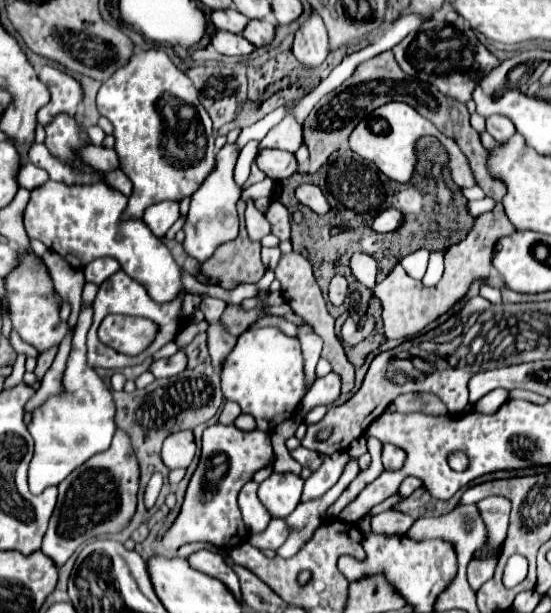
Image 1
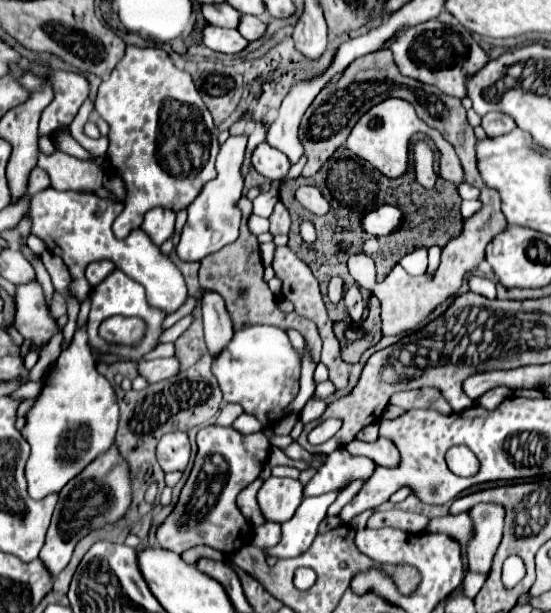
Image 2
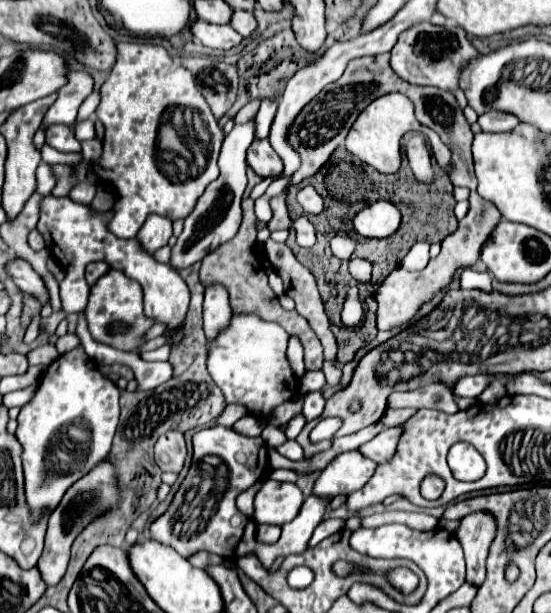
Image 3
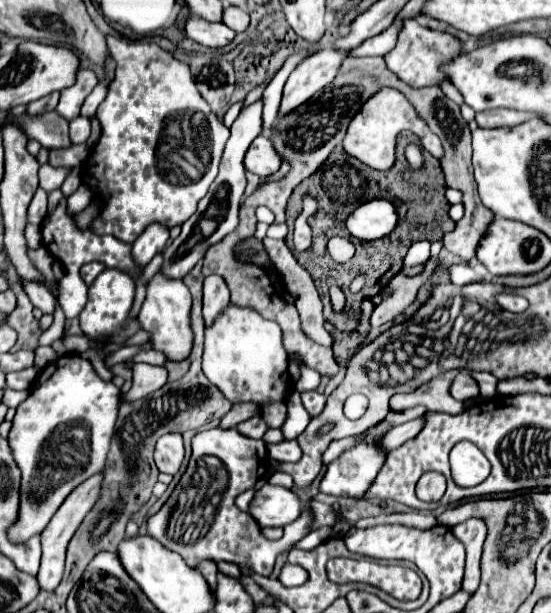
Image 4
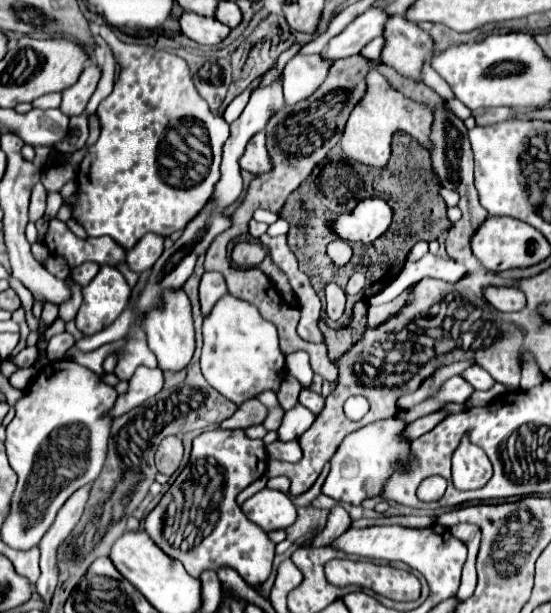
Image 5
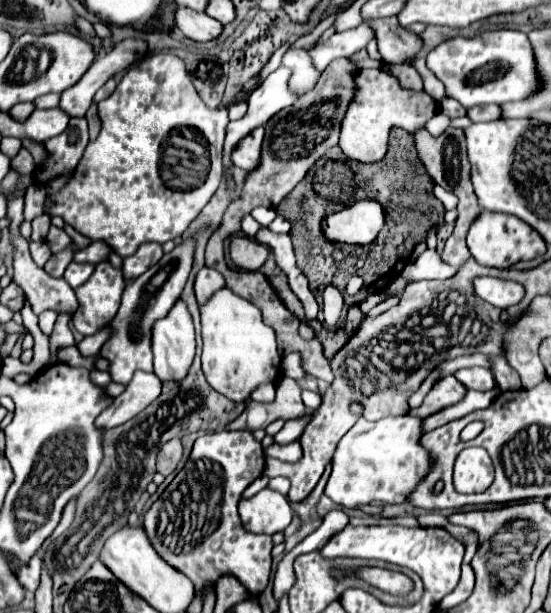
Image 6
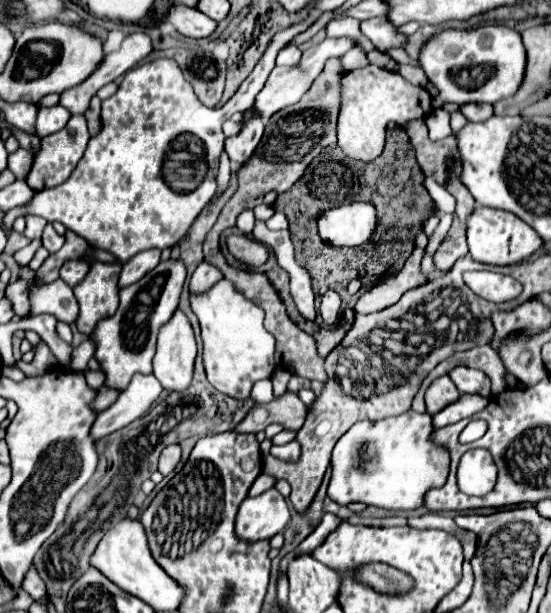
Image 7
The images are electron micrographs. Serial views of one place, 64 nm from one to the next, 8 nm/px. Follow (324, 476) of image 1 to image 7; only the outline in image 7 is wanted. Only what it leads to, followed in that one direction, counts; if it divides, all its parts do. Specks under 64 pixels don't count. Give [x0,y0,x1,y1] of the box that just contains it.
[328,410,450,510]

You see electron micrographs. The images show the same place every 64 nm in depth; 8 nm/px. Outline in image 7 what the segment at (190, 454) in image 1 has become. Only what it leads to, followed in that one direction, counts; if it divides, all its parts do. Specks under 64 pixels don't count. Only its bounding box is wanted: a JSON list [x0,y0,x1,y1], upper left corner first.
[158,444,180,476]

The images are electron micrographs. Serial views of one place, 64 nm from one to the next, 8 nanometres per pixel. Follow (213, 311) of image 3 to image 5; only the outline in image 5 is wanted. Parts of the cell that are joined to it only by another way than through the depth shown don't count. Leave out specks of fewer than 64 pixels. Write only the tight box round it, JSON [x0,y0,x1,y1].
[200,272,228,316]

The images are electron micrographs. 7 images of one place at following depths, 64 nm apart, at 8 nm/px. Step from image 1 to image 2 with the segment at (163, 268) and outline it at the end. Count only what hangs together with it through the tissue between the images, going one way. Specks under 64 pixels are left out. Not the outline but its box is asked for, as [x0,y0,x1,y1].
[30,186,188,314]

